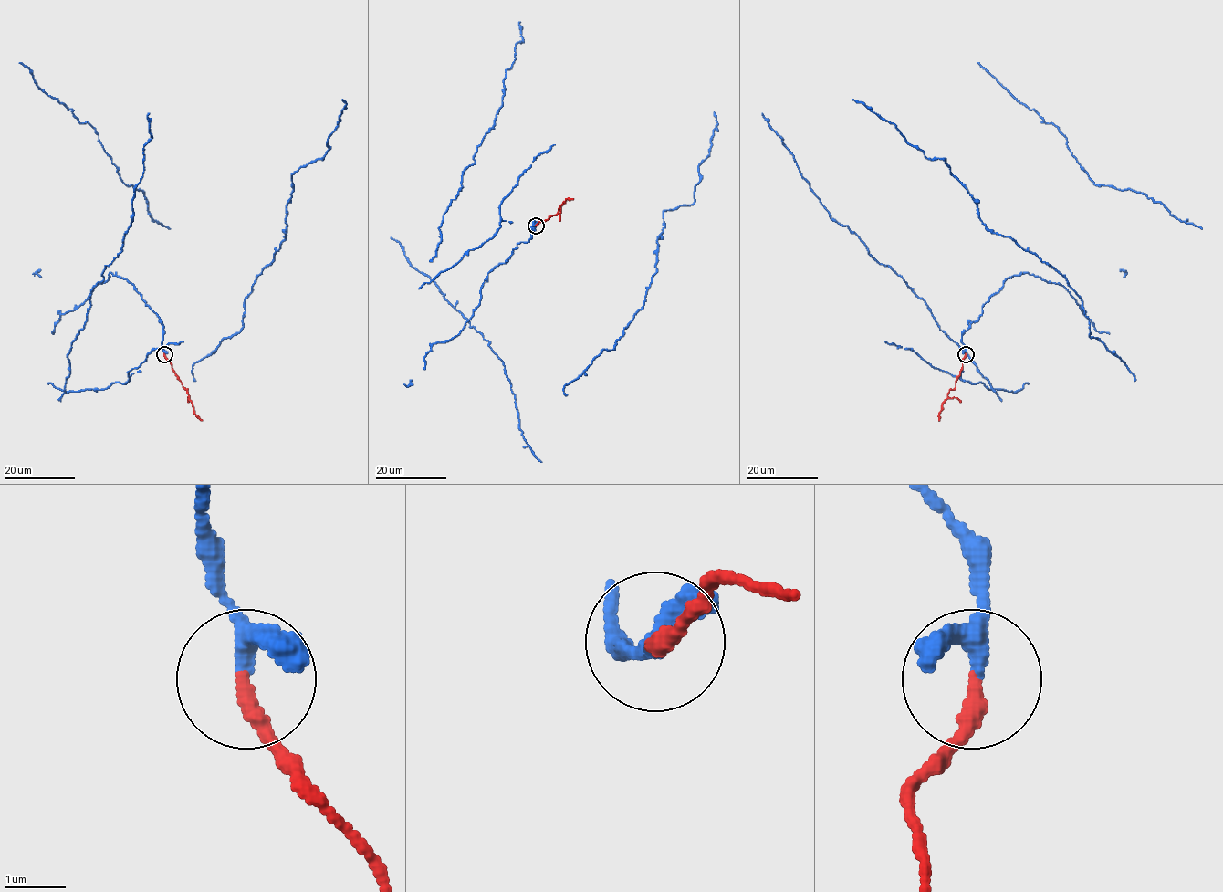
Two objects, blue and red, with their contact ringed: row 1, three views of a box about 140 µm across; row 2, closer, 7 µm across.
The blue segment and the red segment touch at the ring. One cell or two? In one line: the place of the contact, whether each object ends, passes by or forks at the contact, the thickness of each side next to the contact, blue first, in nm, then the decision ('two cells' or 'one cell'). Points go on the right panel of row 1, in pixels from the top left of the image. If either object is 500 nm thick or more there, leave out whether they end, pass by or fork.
(966, 354) | blue passes by | red ends | 240/280 nm | one cell

